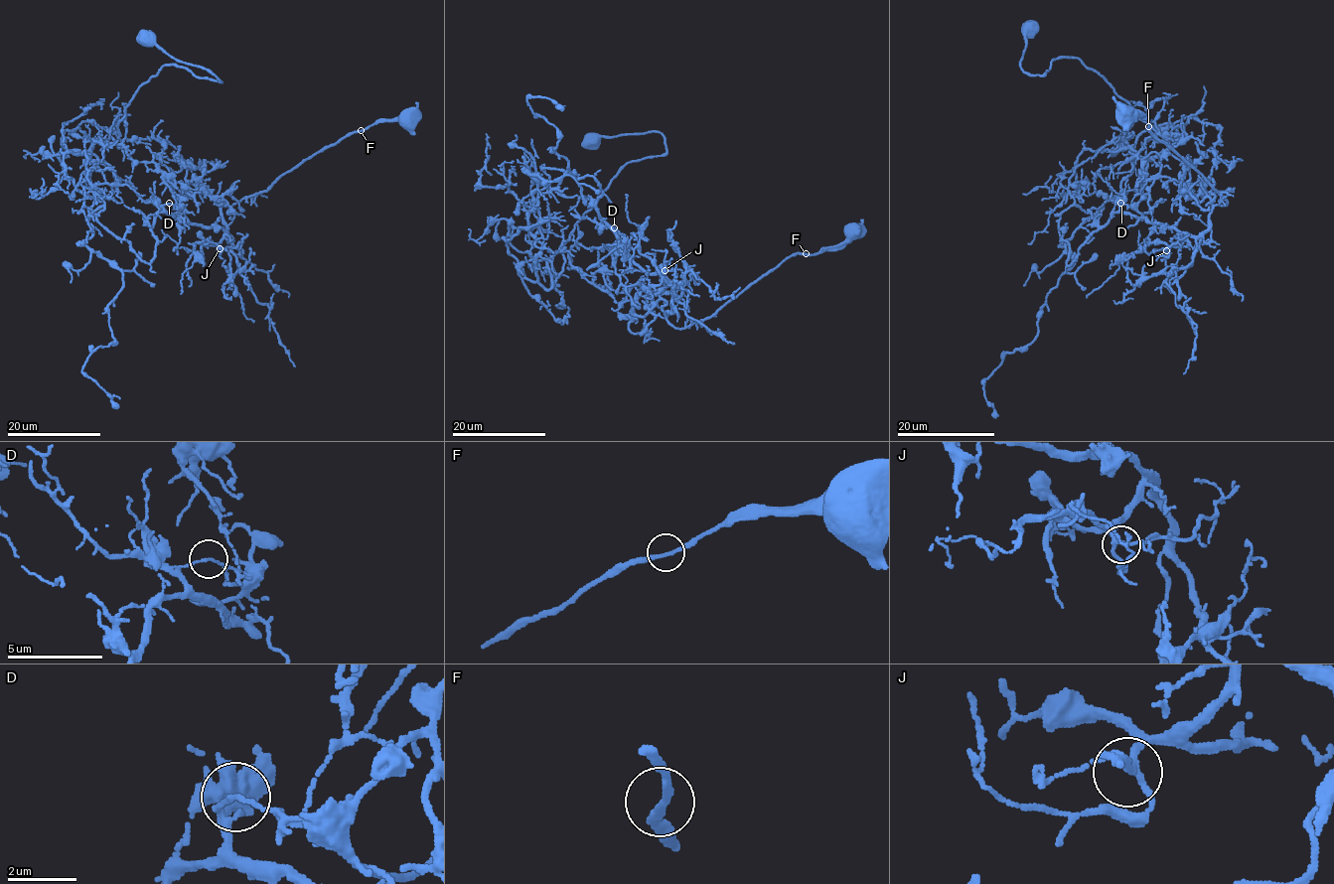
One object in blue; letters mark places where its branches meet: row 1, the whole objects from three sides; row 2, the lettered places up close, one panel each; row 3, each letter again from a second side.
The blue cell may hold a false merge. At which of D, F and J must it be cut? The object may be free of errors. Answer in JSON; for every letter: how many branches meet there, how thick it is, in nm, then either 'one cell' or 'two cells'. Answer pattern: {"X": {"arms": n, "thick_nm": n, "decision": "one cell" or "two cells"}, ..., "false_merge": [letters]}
{"D": {"arms": 2, "thick_nm": 110, "decision": "two cells"}, "F": {"arms": 2, "thick_nm": 200, "decision": "one cell"}, "J": {"arms": 3, "thick_nm": 190, "decision": "one cell"}, "false_merge": ["D"]}

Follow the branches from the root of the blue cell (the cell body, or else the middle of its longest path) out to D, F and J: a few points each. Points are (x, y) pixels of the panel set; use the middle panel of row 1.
D: (853, 233), (816, 253), (793, 254), (711, 317), (676, 329), (666, 320), (668, 281), (647, 274), (614, 227)
F: (853, 233), (858, 234), (838, 244), (822, 247), (816, 253), (806, 254)
J: (853, 233), (858, 234), (816, 253), (793, 254), (711, 317), (681, 329), (666, 320), (671, 287), (665, 270)

